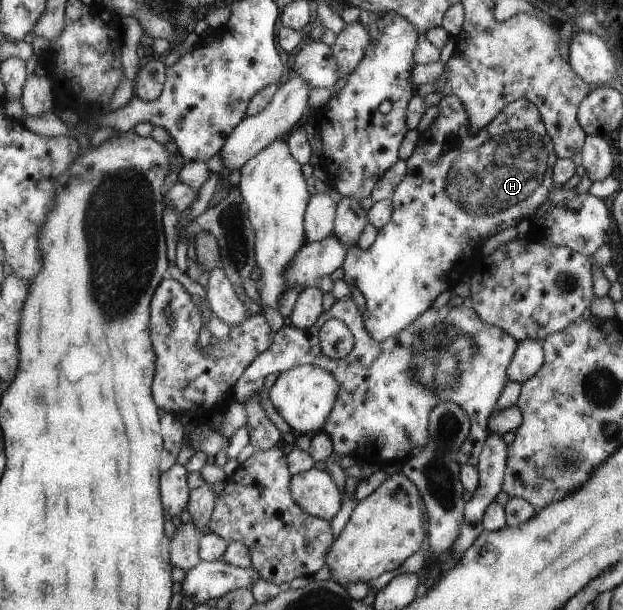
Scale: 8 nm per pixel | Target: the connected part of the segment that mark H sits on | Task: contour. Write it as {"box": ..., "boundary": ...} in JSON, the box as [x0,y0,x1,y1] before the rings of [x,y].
{"box":[342,95,557,341],"boundary":[[[445,95],[441,97],[438,104],[438,116],[424,130],[418,133],[415,147],[411,155],[406,159],[406,169],[404,177],[395,187],[393,194],[390,196],[392,211],[389,220],[377,229],[377,236],[373,244],[367,250],[361,250],[359,247],[352,245],[346,248],[345,260],[342,263],[344,271],[343,282],[352,283],[363,296],[366,302],[365,311],[362,312],[362,319],[366,327],[366,331],[370,333],[370,337],[376,341],[389,339],[395,336],[405,327],[410,326],[419,315],[422,315],[431,307],[434,298],[443,291],[448,291],[451,286],[463,283],[471,272],[473,262],[473,254],[496,232],[501,232],[509,226],[516,226],[521,220],[529,220],[533,218],[536,208],[542,205],[547,197],[556,188],[553,179],[553,164],[557,162],[557,156],[554,154],[554,144],[550,139],[549,133],[546,131],[545,125],[542,123],[542,117],[538,108],[524,98],[518,98],[506,104],[485,127],[481,127],[478,131],[472,131],[470,128],[470,119],[467,116],[465,105],[455,95]]]}

